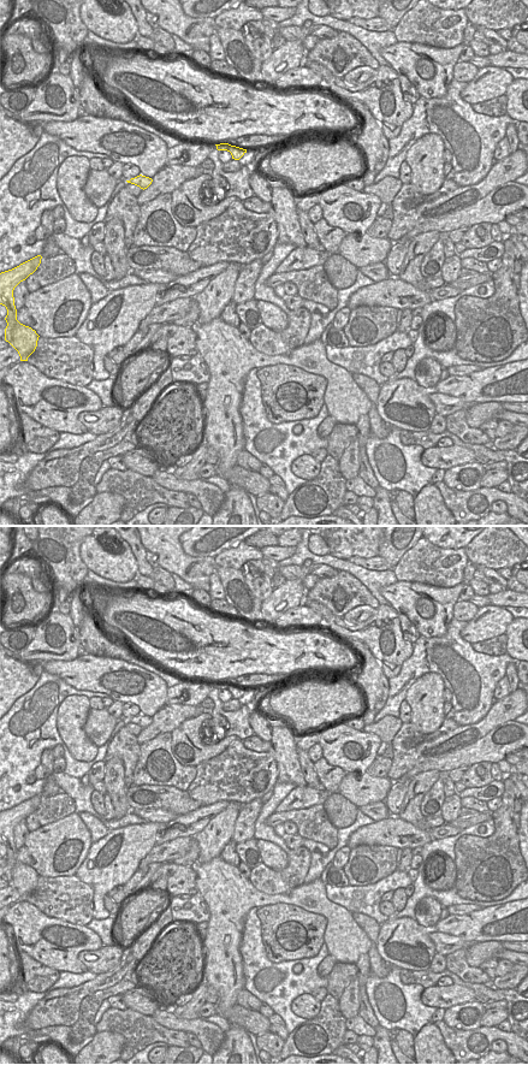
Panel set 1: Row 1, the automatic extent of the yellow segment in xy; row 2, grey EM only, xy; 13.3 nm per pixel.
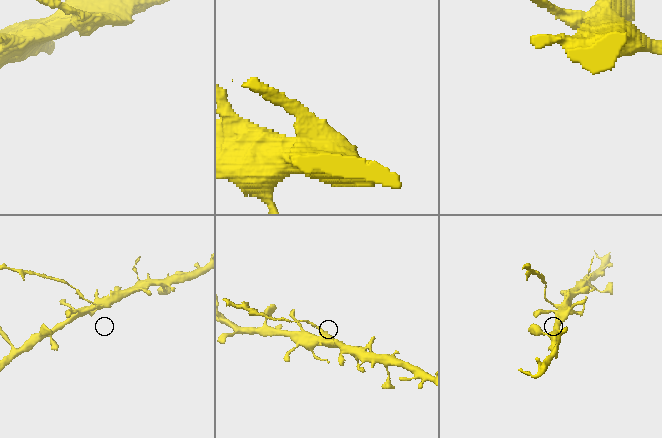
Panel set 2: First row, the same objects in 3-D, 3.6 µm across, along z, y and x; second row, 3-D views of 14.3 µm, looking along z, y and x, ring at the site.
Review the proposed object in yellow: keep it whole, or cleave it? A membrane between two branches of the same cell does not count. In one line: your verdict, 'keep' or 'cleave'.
cleave

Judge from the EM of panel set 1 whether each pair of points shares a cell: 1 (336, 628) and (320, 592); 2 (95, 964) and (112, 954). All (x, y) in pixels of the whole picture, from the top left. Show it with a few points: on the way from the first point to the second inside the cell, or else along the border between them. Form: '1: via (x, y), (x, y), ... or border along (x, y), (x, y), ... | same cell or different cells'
1: border along (306, 591), (309, 598), (322, 603), (342, 617) | different cells
2: via (99, 962), (108, 957) | same cell

